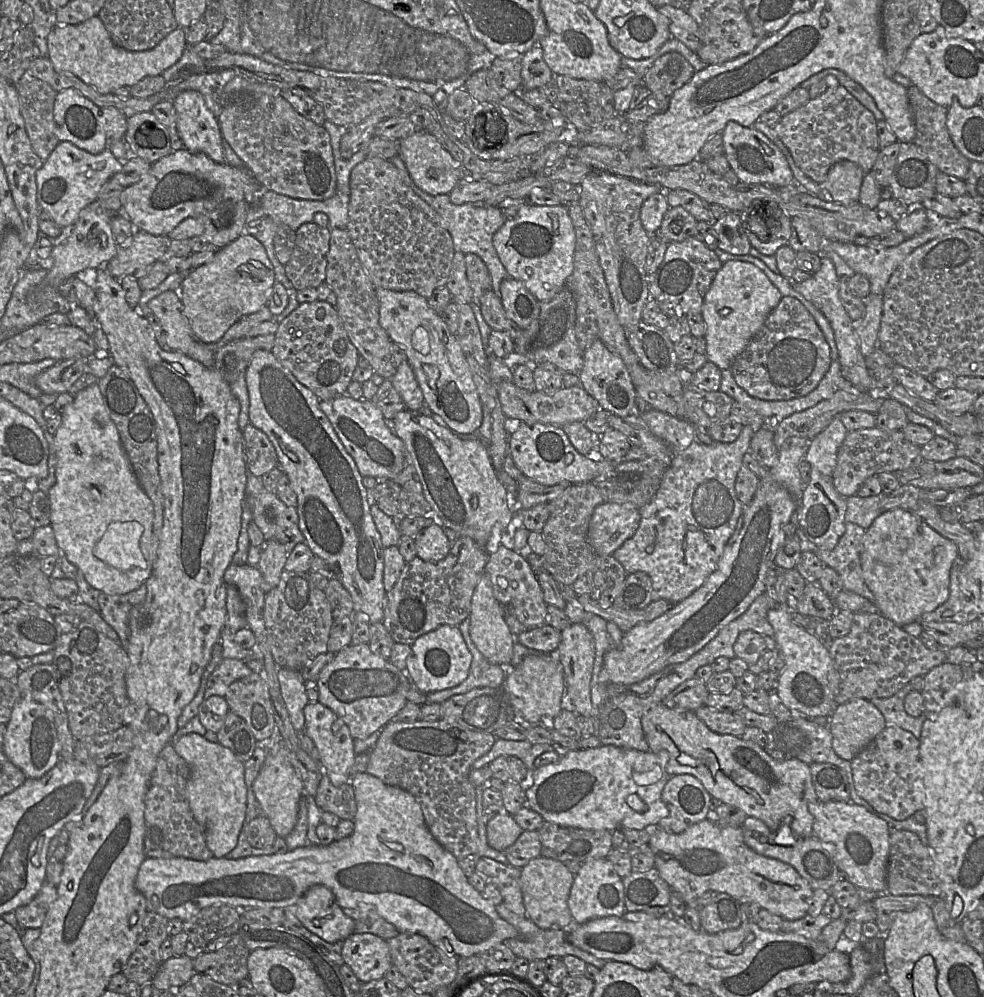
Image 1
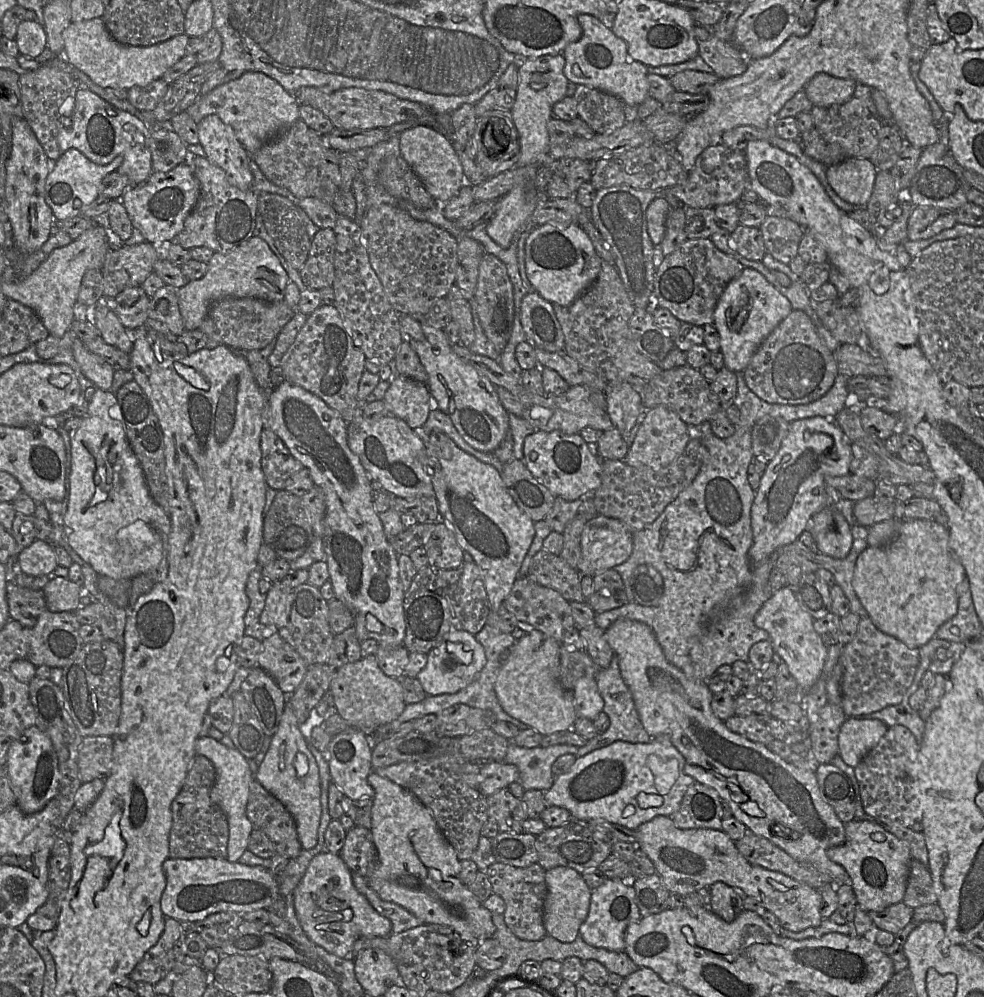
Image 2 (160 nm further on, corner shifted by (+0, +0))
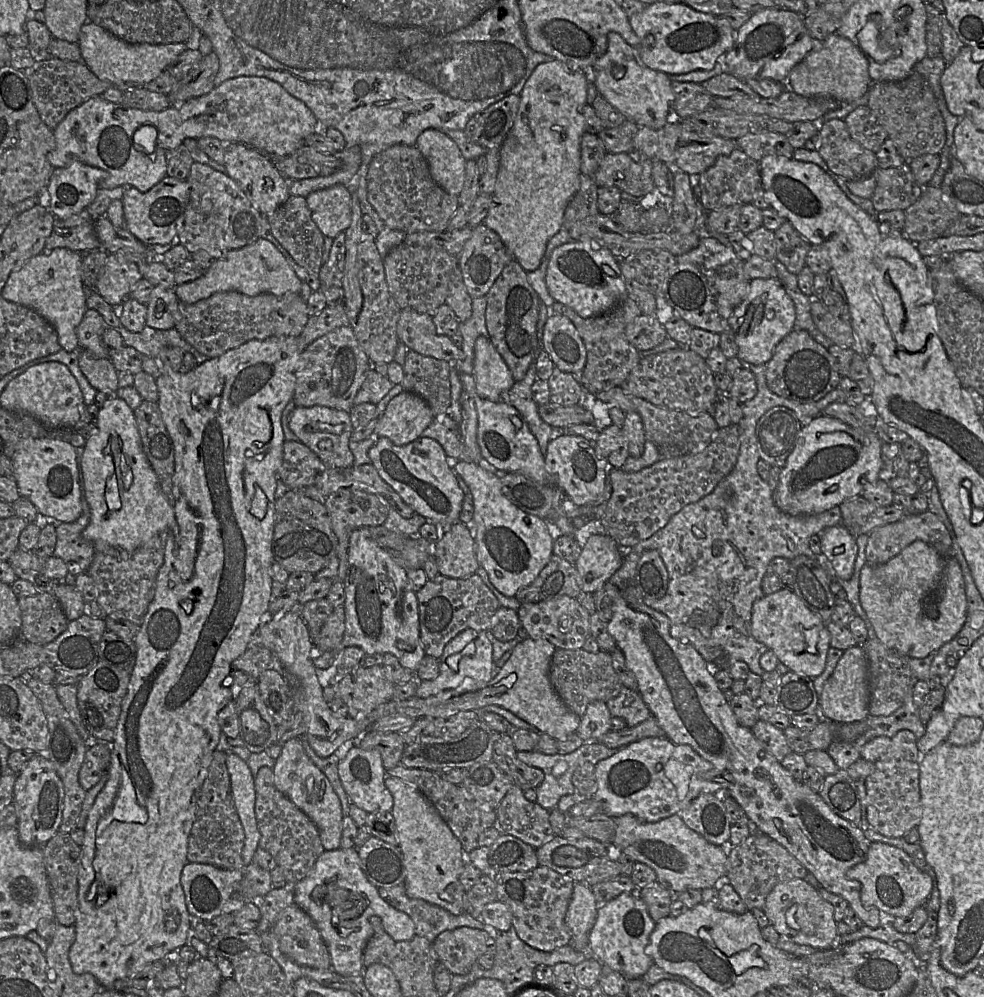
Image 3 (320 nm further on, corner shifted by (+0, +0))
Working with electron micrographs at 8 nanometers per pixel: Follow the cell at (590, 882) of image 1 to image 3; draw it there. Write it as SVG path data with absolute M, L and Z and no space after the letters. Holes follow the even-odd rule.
M622 893L609 902L599 905L589 937L592 956L603 965L619 972L628 980L639 979L654 964L646 953L650 935L656 922L650 917L645 903L635 893Z

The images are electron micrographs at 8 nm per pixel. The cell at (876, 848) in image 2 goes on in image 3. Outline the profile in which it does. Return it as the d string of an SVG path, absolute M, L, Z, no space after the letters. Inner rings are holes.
M870 842L866 860L851 867L847 877L860 882L864 907L876 907L895 917L907 916L922 906L933 888L931 877L918 869L905 851L883 842Z

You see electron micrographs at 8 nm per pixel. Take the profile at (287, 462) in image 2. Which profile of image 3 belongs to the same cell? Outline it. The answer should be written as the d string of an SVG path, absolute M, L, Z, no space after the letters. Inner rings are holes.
M285 441L283 461L278 478L290 490L299 490L314 485L315 480L327 467L319 457L300 441Z

